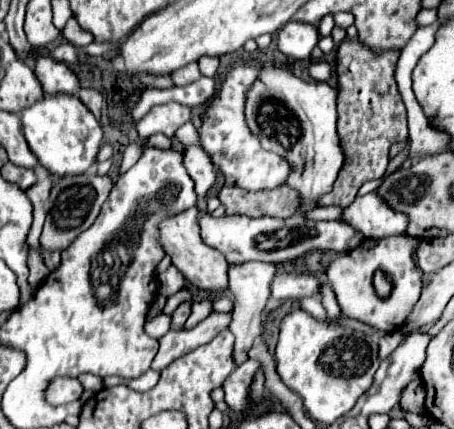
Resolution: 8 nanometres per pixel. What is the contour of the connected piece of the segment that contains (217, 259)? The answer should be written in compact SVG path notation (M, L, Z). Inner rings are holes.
M189 208L183 210L181 214L173 216L173 218L165 218L165 222L161 222L159 226L159 242L165 250L165 254L171 258L173 266L197 288L203 290L221 290L227 288L227 260L225 256L221 256L221 252L213 250L211 246L205 246L205 242L201 242L201 228L199 228L199 210L197 208Z

